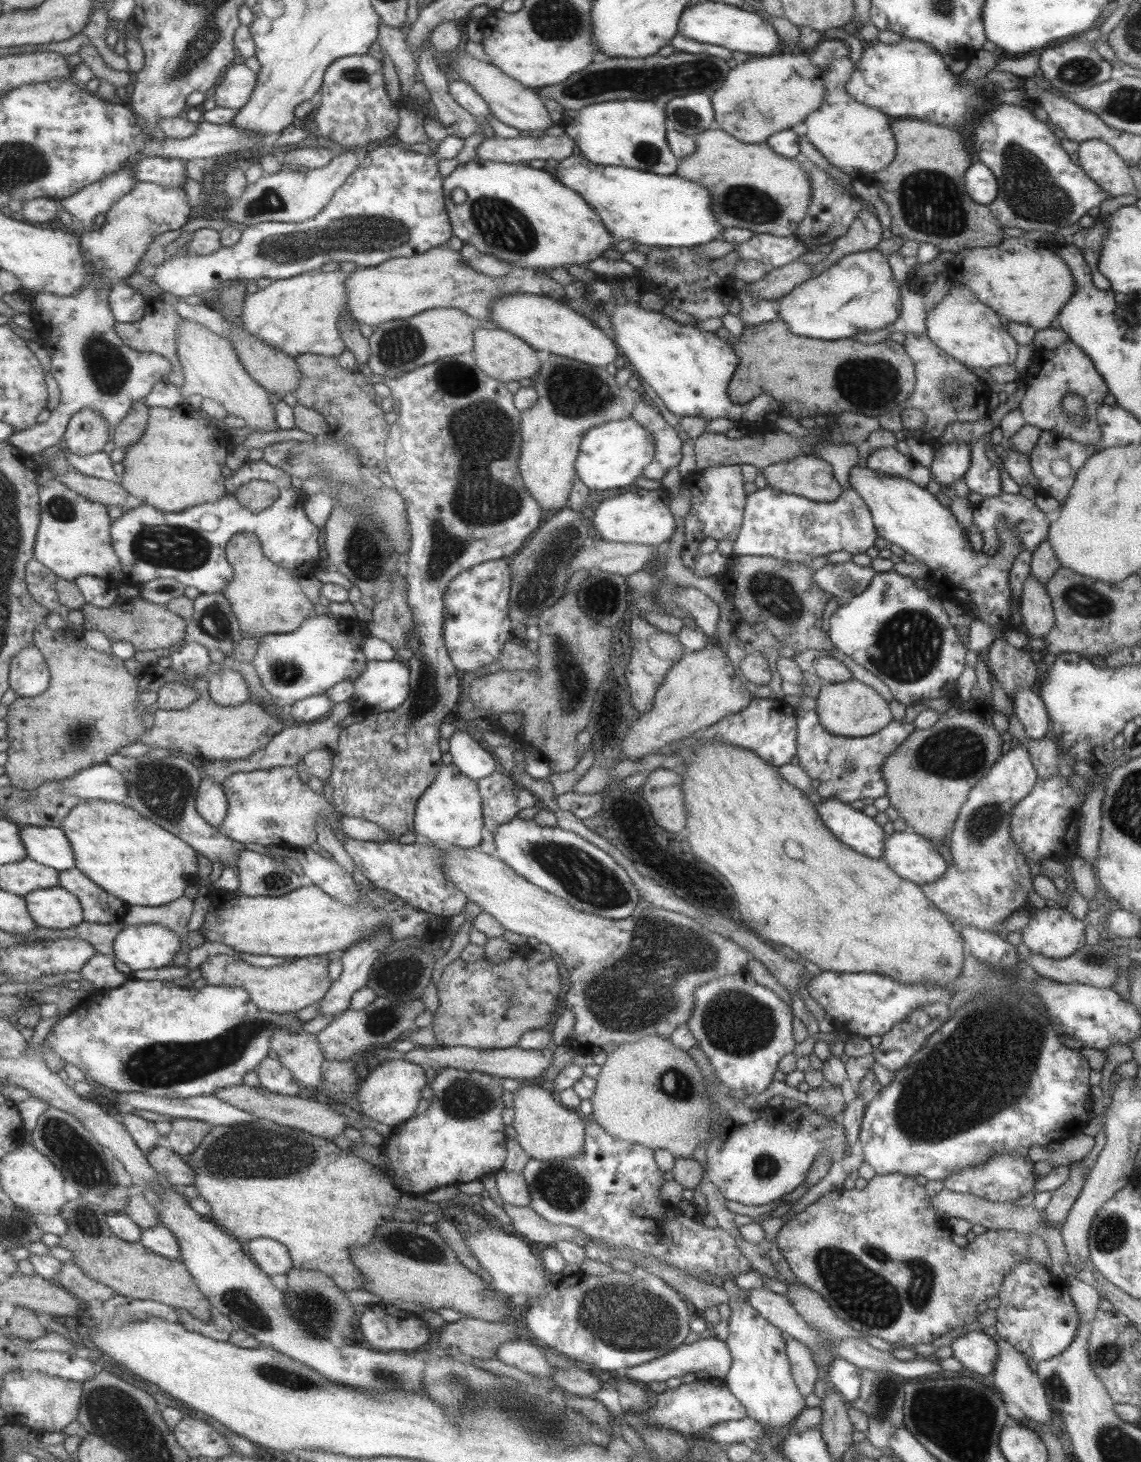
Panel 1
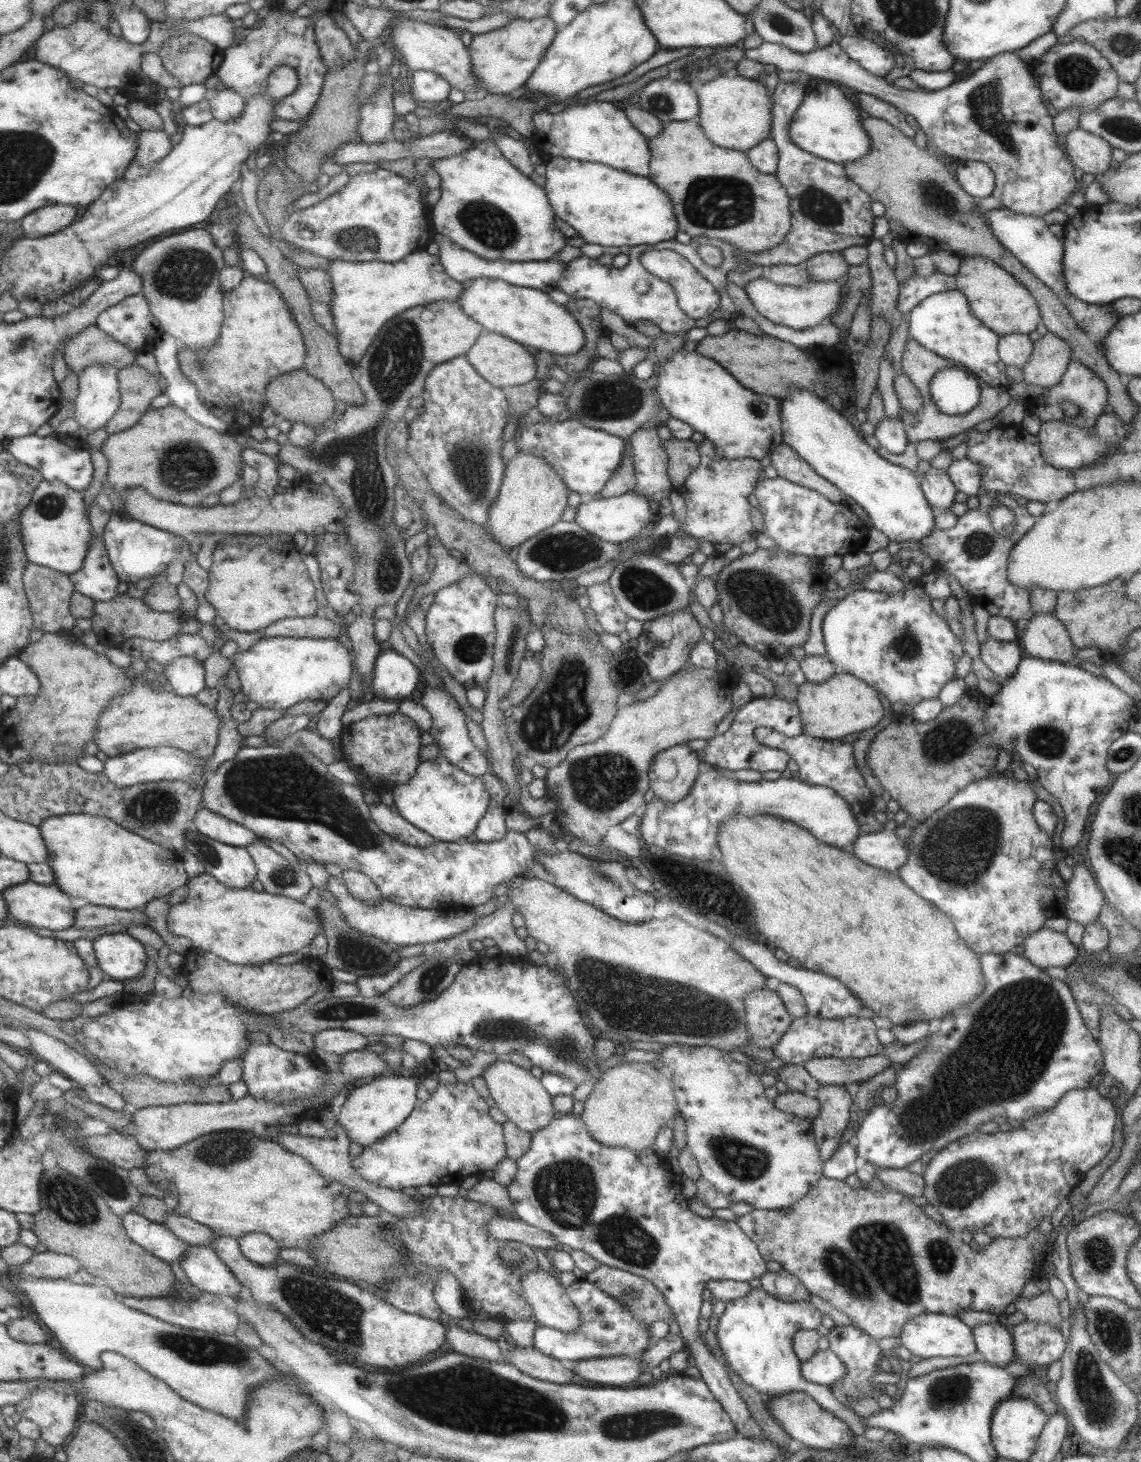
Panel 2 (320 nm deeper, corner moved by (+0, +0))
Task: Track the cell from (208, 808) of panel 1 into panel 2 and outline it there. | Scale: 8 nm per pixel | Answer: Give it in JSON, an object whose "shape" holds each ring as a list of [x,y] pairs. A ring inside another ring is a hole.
{"shape":[[[202,808],[197,813],[194,820],[195,827],[199,833],[209,836],[225,845],[233,847],[247,847],[259,842],[261,838],[253,832],[253,829],[247,828],[234,820],[229,820],[208,808]]]}

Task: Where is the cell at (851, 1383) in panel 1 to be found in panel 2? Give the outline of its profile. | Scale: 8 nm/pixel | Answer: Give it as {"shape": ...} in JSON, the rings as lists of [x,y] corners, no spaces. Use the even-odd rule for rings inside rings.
{"shape":[[[828,1348],[817,1350],[806,1361],[800,1361],[800,1373],[803,1380],[813,1384],[829,1386],[844,1375],[844,1364]]]}

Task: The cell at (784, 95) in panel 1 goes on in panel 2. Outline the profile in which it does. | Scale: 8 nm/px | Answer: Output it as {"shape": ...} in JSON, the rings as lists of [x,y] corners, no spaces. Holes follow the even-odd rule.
{"shape":[[[735,73],[720,74],[704,82],[697,90],[697,124],[715,146],[746,152],[770,136],[769,124],[772,100],[762,80],[747,79]]]}

